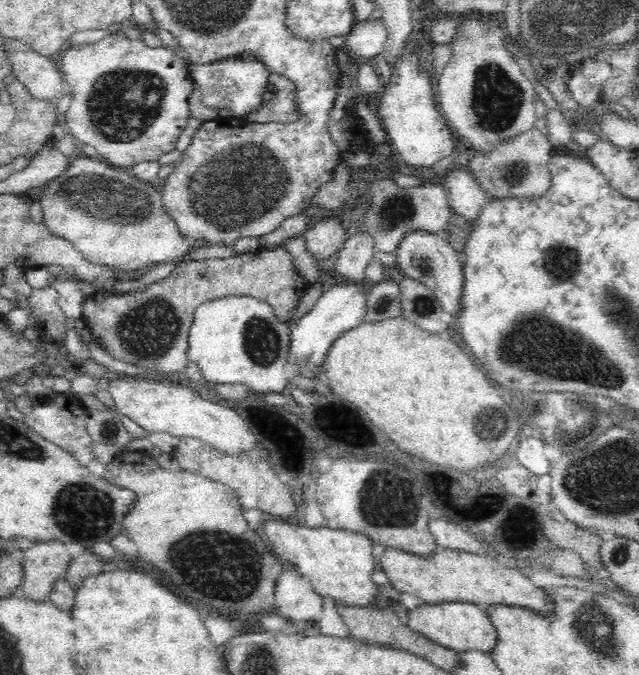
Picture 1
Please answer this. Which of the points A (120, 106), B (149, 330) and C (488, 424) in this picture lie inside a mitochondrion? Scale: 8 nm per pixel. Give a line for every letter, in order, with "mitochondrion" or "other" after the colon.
A: mitochondrion
B: mitochondrion
C: mitochondrion

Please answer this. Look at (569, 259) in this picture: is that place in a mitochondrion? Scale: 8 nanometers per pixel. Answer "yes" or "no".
yes

